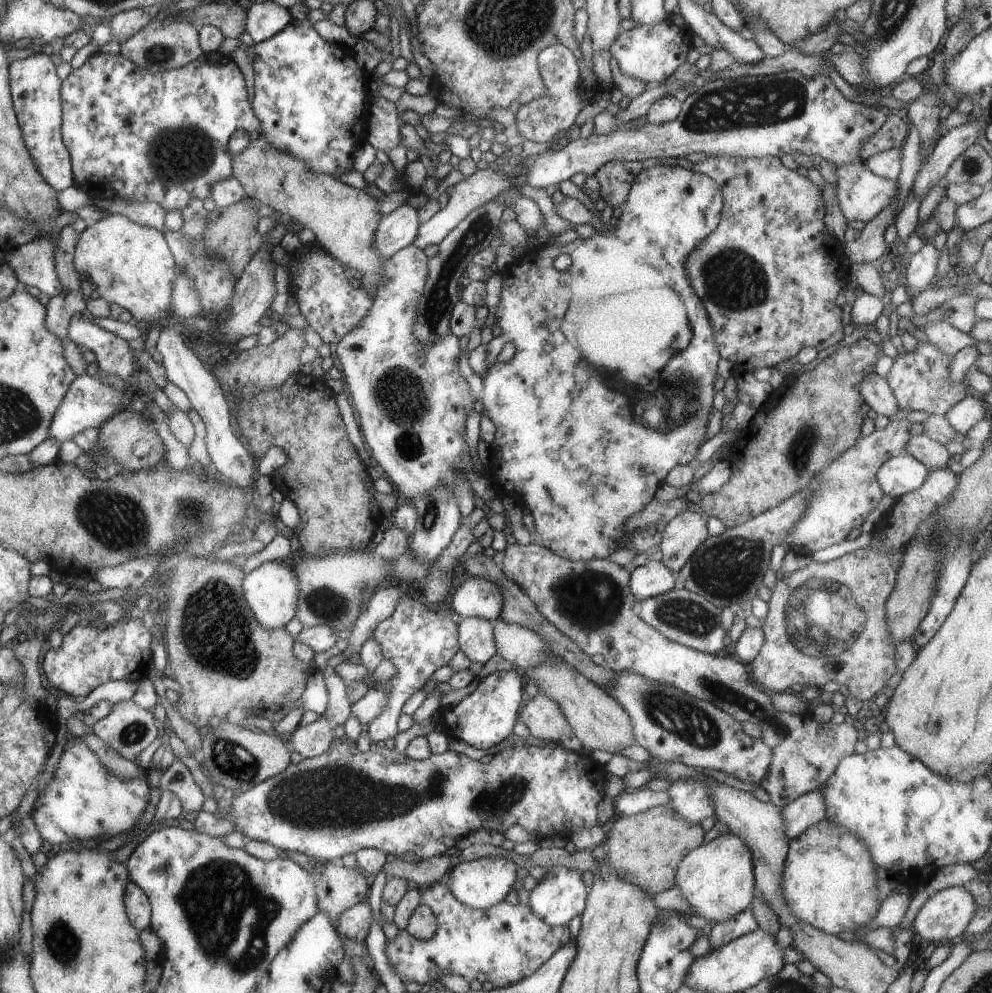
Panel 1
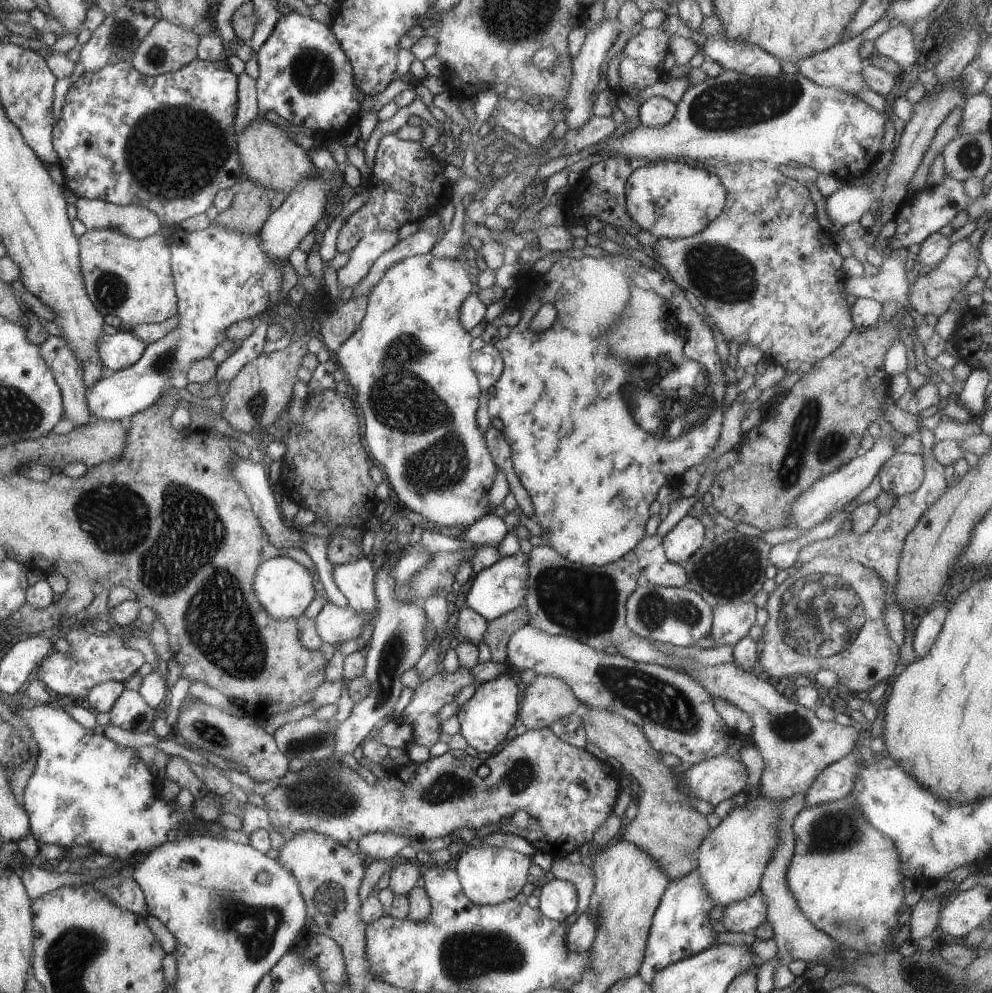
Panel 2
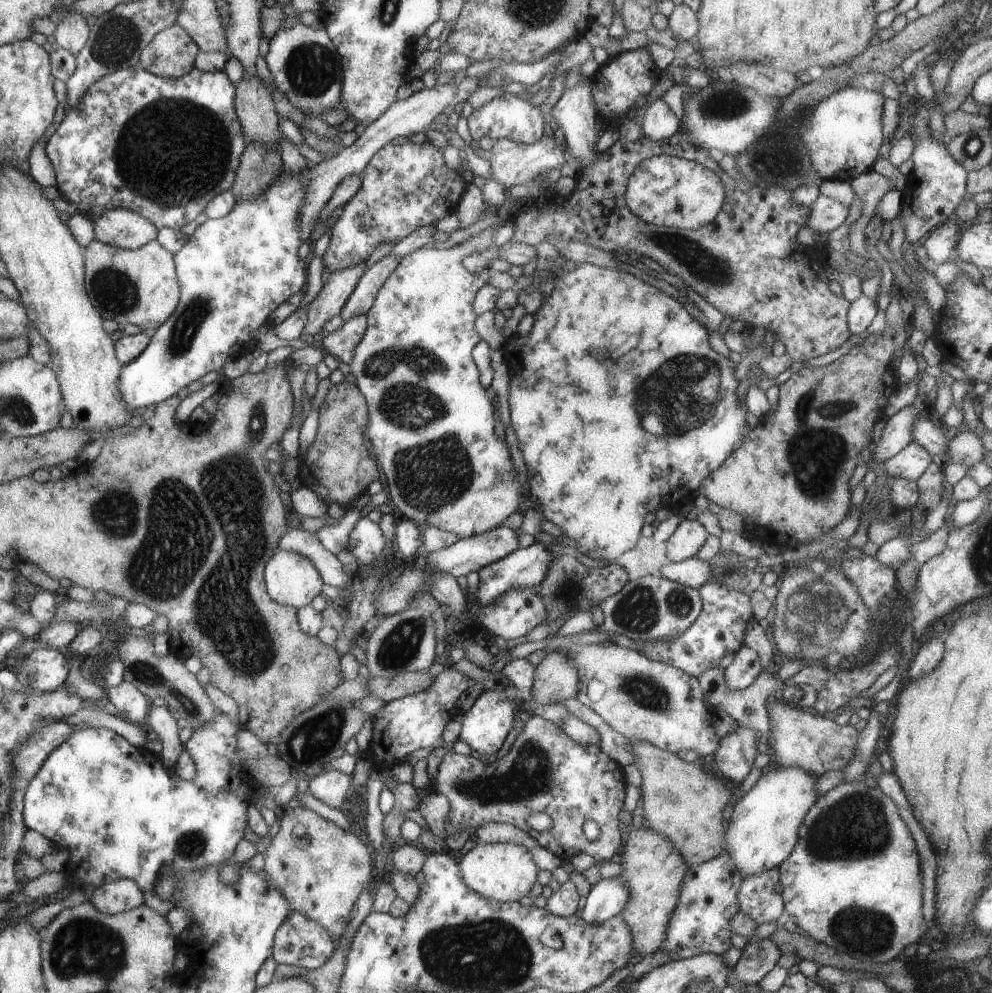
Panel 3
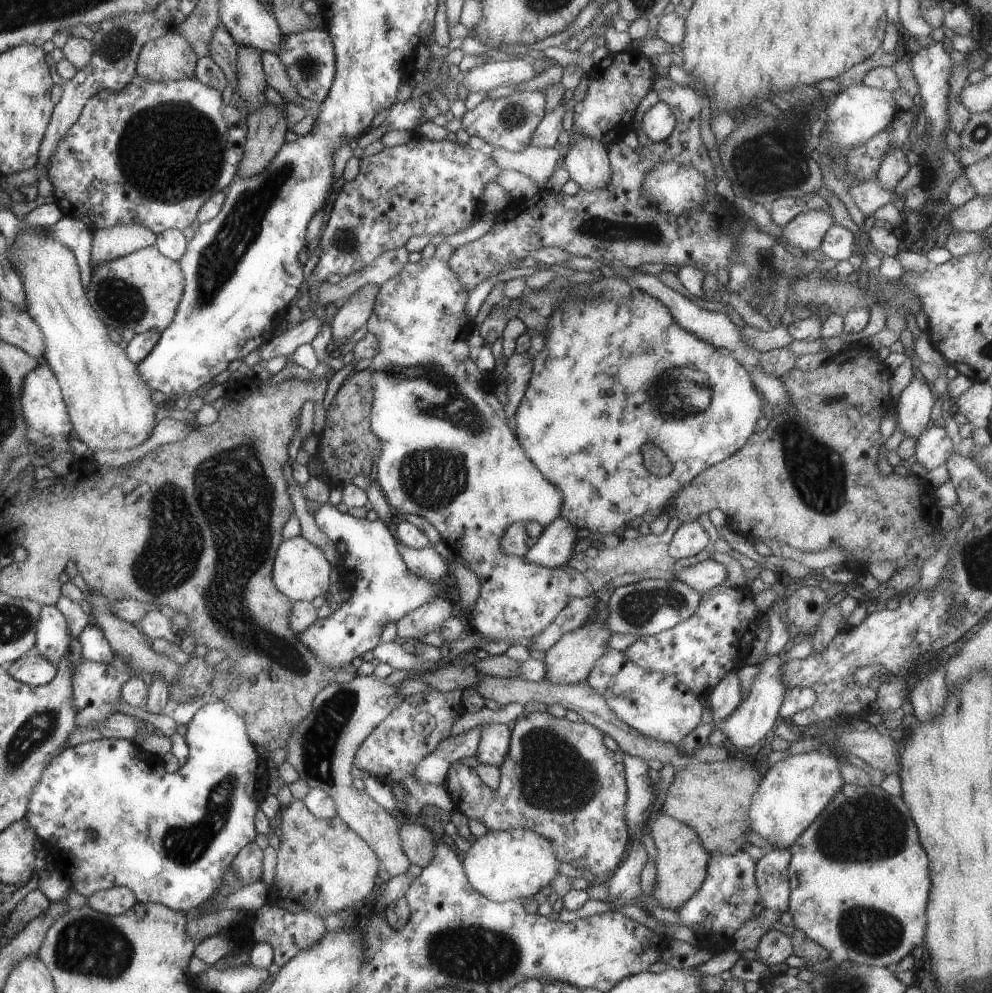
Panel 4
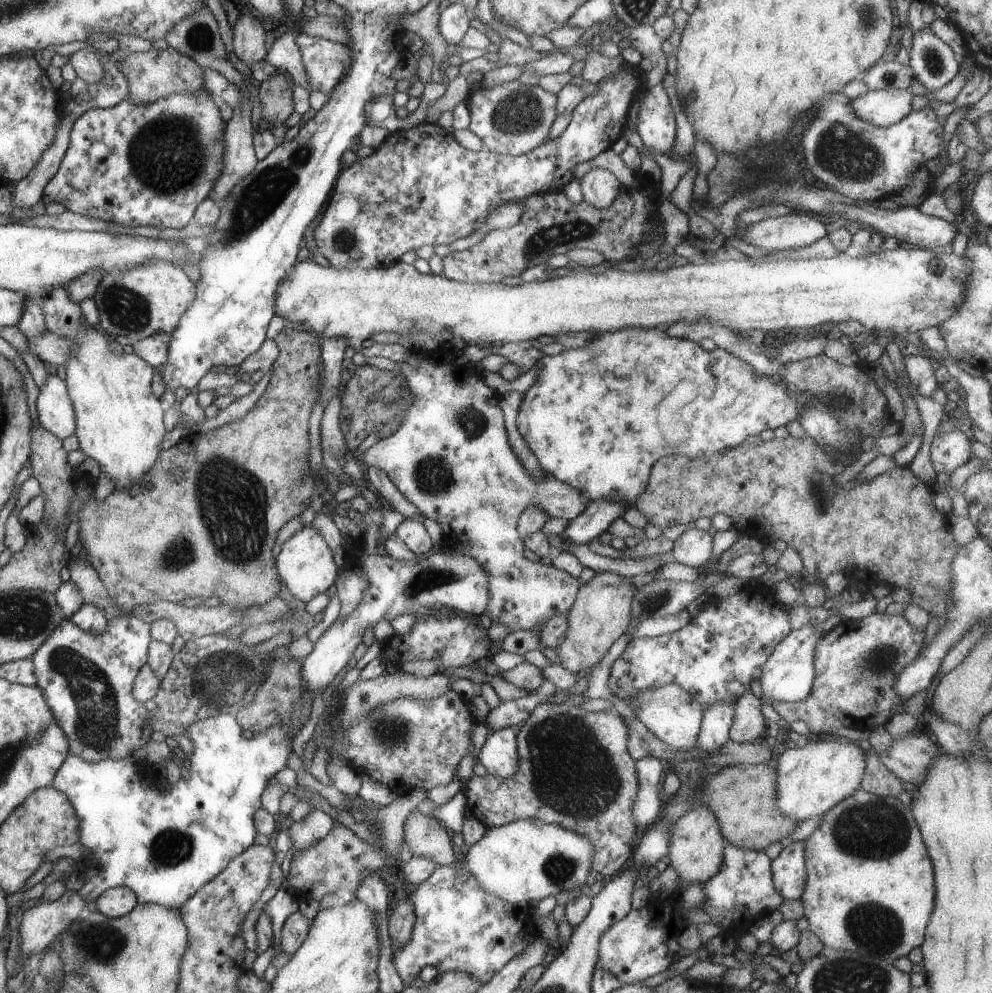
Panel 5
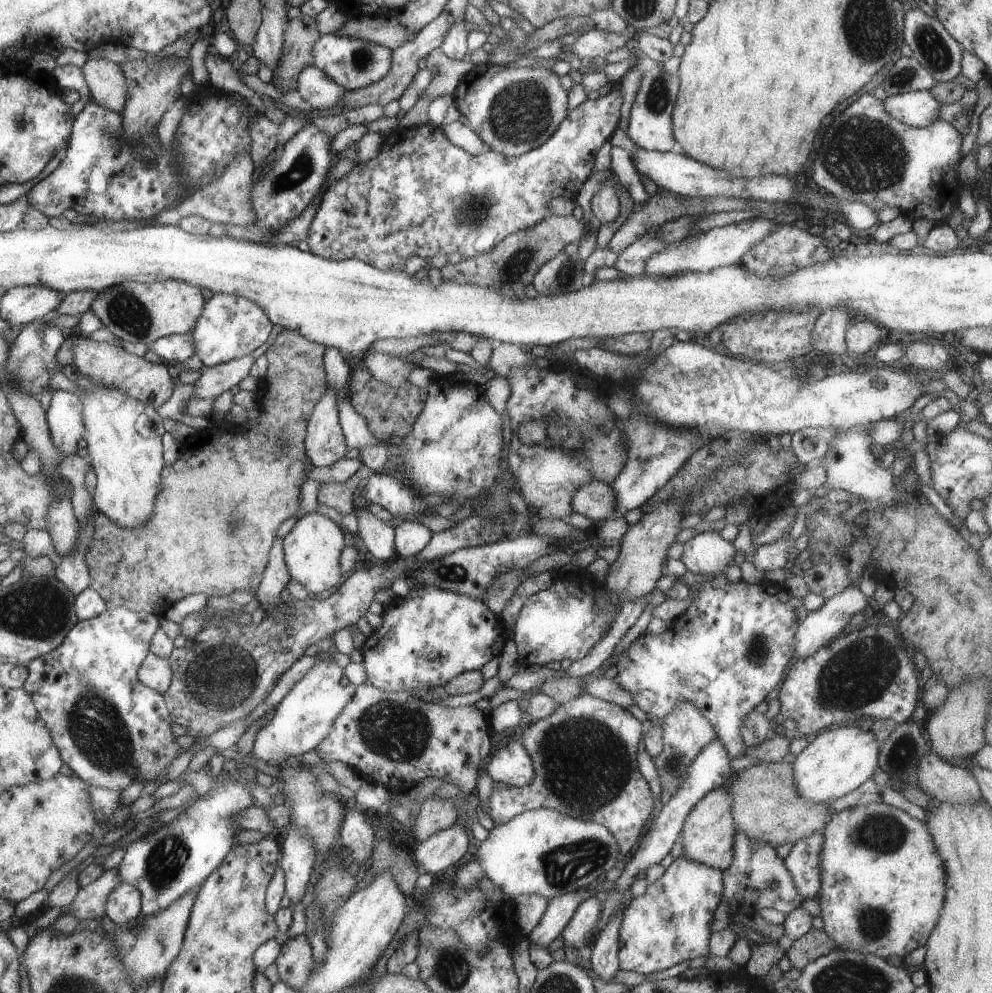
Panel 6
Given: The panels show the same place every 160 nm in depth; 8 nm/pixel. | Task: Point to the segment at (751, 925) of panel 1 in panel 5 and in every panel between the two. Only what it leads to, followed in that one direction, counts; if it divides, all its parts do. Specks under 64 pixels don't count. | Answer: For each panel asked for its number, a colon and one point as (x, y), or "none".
2: (746, 915)
3: (760, 897)
4: (772, 871)
5: (789, 872)

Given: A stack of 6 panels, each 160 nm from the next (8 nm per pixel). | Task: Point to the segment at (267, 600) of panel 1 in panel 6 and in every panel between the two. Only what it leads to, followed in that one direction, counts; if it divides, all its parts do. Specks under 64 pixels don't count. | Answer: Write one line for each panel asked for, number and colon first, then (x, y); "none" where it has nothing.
2: (284, 588)
3: (292, 579)
4: (301, 571)
5: (305, 562)
6: (312, 548)

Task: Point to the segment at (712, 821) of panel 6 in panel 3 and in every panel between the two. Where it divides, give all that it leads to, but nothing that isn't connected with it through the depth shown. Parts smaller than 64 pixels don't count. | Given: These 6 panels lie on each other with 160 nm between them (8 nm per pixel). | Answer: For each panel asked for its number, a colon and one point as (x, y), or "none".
3: (654, 869)
4: (682, 861)
5: (696, 849)

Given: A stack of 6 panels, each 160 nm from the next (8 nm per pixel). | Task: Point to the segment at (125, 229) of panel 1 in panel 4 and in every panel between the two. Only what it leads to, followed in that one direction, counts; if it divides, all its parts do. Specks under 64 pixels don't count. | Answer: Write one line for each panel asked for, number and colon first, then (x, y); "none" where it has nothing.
2: (129, 278)
3: (141, 287)
4: (140, 291)

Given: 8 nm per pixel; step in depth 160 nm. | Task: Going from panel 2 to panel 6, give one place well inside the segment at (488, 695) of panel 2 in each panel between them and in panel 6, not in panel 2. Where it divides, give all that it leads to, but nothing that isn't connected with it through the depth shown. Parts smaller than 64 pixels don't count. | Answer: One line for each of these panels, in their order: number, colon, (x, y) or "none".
3: (486, 724)
4: (493, 746)
5: (499, 755)
6: (511, 765)

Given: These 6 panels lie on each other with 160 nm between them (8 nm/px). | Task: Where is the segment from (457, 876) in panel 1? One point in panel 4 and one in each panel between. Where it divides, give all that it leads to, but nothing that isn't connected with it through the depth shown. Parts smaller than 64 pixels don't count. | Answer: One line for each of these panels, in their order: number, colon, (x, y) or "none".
2: (489, 875)
3: (503, 872)
4: (517, 863)

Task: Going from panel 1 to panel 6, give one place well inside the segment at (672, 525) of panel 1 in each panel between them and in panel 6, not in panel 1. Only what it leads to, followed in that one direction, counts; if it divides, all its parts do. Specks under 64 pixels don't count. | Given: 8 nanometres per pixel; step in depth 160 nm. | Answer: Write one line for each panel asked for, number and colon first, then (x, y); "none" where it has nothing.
2: (686, 537)
3: (689, 537)
4: (689, 539)
5: (694, 547)
6: (707, 553)

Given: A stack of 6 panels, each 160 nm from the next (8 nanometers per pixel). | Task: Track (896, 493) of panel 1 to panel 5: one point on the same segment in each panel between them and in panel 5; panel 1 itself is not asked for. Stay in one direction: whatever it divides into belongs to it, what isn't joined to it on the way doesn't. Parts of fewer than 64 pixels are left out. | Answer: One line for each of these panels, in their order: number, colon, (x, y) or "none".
2: (903, 473)
3: (911, 462)
4: (934, 446)
5: (948, 451)

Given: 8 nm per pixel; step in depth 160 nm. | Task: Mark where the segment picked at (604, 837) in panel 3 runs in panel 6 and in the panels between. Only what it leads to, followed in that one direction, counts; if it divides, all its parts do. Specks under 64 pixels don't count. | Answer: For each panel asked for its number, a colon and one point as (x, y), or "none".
4: (559, 778)
5: (575, 770)
6: (584, 754)

